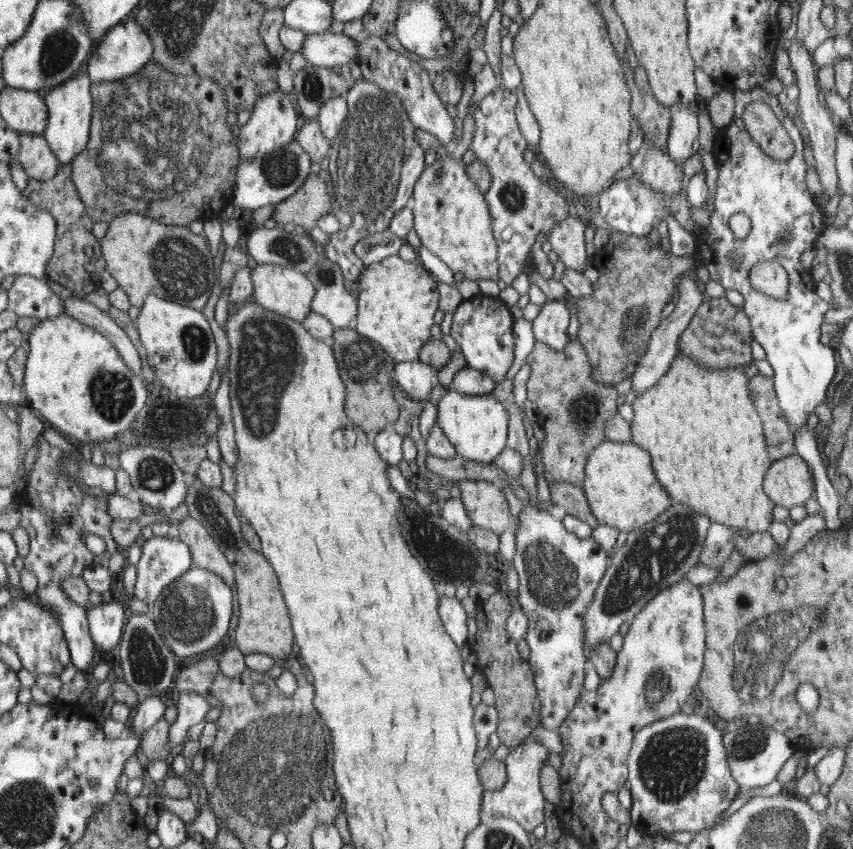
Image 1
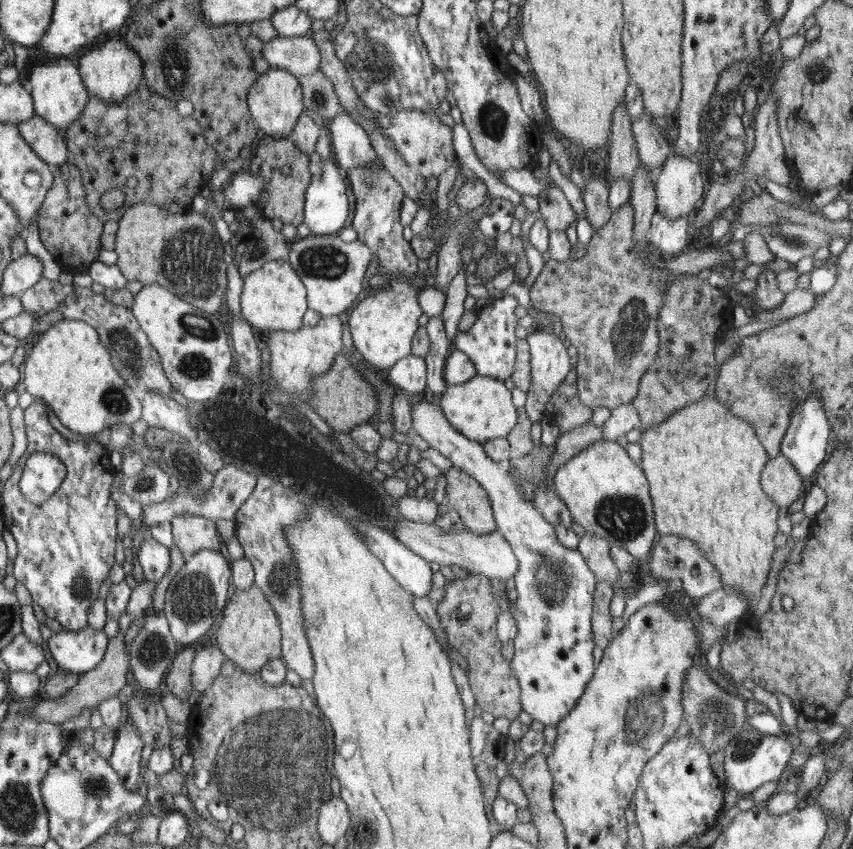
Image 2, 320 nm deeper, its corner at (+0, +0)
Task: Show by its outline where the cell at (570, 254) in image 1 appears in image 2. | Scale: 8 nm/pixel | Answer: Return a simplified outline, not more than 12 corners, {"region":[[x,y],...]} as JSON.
{"region":[[554,183],[538,199],[548,231],[567,232],[578,222]]}

